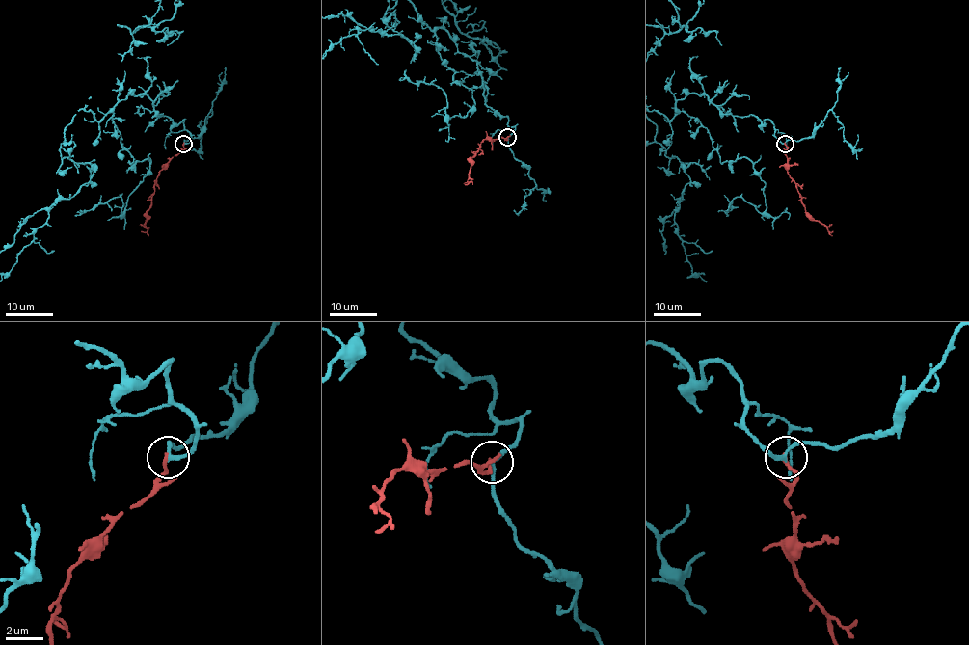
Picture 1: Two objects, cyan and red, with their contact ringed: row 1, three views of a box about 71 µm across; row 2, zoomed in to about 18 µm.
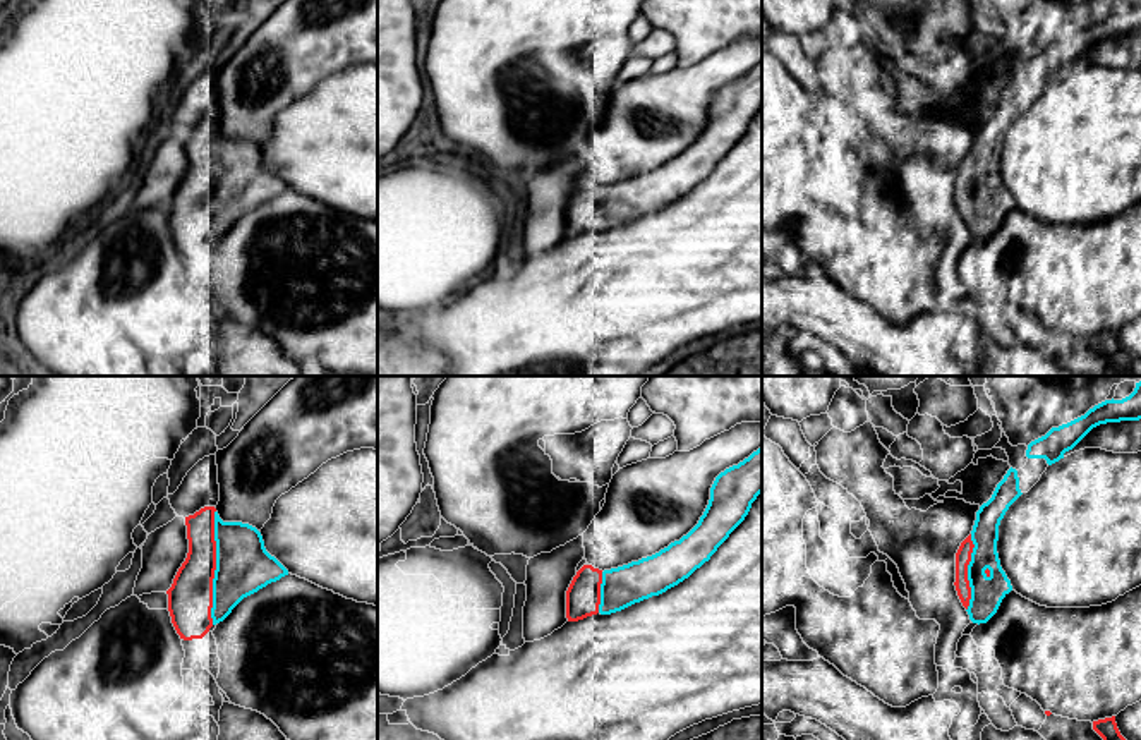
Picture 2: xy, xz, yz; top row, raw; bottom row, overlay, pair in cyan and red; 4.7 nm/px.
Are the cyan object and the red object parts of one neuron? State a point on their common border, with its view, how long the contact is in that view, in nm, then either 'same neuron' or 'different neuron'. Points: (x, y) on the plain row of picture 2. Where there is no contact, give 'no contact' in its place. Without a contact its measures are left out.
xy (217, 182) | 550 nm | same neuron

